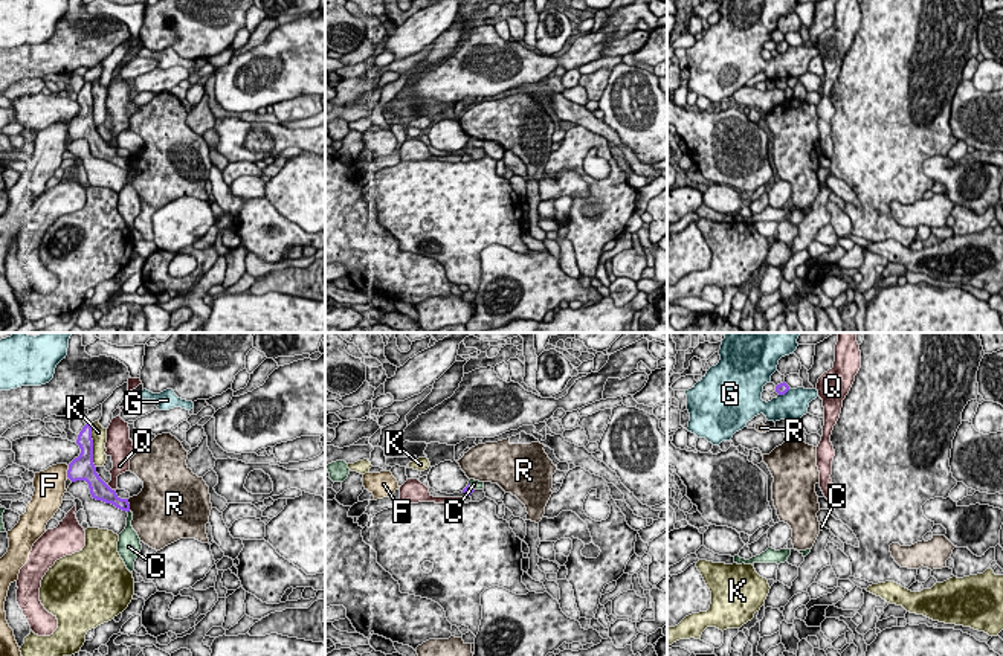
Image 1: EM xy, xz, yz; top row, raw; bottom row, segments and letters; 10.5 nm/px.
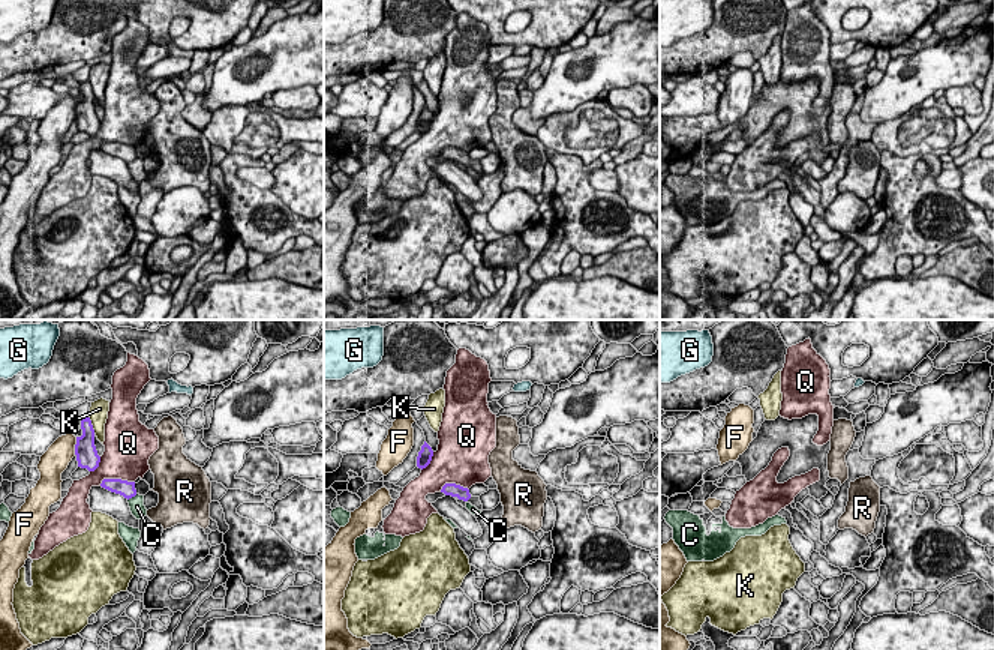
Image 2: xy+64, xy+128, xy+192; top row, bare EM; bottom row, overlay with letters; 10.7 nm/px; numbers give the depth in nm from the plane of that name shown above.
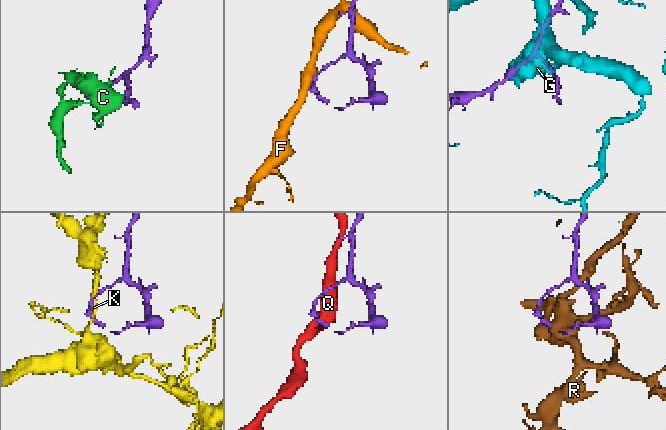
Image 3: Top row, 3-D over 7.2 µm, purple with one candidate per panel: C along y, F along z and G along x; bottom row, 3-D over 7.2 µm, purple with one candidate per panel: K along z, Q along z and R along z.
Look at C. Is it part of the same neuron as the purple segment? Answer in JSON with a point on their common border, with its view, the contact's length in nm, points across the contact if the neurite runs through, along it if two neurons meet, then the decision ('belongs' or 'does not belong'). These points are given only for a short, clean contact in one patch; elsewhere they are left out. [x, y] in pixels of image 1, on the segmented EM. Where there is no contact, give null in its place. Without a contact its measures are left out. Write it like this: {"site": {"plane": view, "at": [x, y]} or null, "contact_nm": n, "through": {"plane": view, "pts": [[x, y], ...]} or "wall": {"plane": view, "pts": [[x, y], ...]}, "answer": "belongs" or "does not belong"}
{"site": {"plane": "xz", "at": [469, 487]}, "contact_nm": 110, "wall": {"plane": "xz", "pts": [[467, 484], [474, 490]]}, "answer": "does not belong"}

